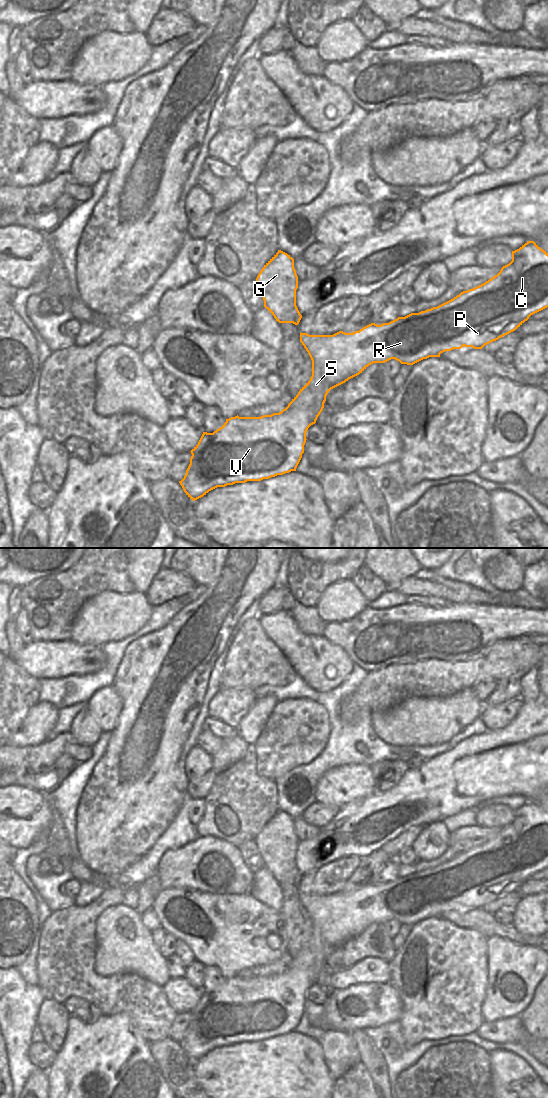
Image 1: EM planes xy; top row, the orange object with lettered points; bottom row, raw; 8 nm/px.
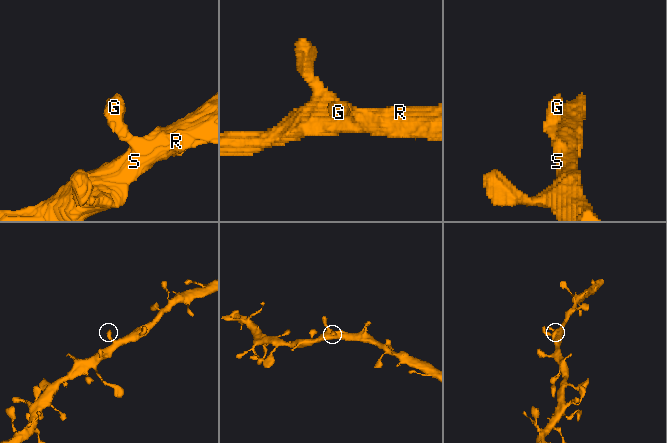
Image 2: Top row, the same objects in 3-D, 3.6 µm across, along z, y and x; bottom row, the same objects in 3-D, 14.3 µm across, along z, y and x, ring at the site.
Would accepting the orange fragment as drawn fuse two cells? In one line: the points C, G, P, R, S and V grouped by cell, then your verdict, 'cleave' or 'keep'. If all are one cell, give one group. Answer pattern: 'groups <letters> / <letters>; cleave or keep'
groups C G P R S V; keep

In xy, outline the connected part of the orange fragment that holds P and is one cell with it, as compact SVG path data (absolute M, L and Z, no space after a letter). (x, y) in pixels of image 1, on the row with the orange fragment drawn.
M528 241L519 249L512 251L512 261L503 266L500 272L485 283L461 292L453 299L419 313L377 325L371 323L359 331L333 335L309 335L300 333L300 342L312 360L312 376L300 389L288 406L279 413L261 417L231 417L213 433L203 432L198 444L190 451L192 456L184 478L179 481L186 495L193 501L203 497L217 487L225 487L247 481L261 481L283 475L296 468L304 453L306 432L316 423L324 408L328 392L362 373L373 363L385 363L391 359L401 364L413 365L429 357L463 346L482 349L485 345L515 331L529 317L548 307L548 253L534 241Z

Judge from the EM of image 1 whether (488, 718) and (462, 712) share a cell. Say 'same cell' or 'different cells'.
different cells

